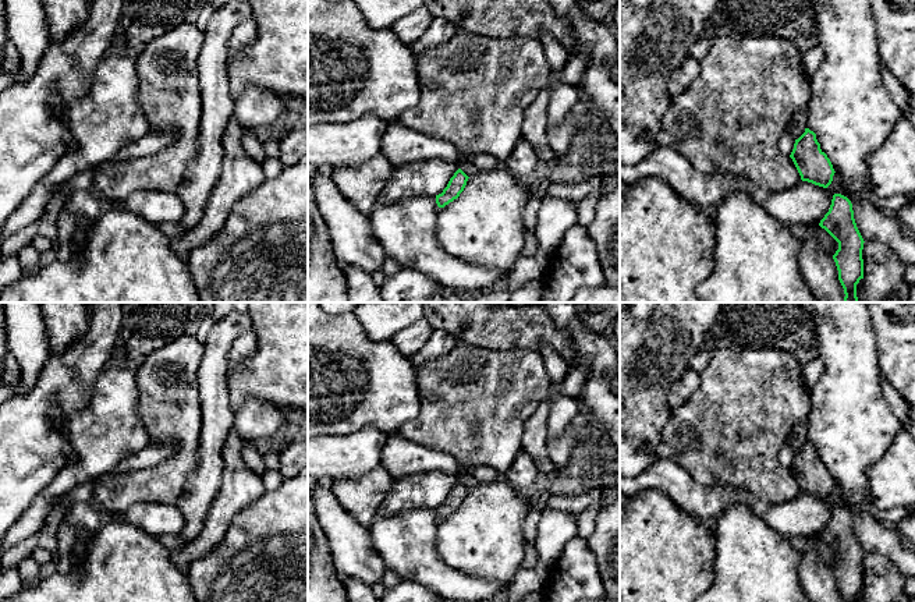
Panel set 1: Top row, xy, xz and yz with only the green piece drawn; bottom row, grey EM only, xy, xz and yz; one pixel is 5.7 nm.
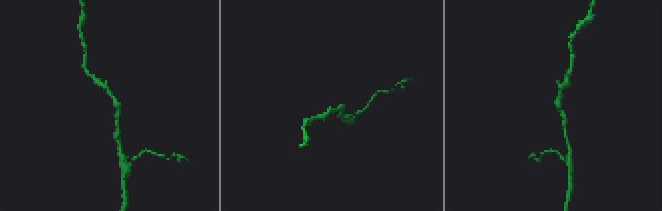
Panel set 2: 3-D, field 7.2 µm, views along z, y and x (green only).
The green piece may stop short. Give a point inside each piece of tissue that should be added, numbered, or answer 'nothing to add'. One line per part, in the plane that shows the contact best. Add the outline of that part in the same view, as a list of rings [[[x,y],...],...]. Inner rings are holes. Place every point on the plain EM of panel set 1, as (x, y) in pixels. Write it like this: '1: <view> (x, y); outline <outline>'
nothing to add

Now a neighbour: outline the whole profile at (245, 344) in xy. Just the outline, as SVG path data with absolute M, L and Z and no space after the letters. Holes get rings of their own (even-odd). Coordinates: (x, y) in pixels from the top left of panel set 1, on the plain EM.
M253 326L245 330L242 334L237 337L233 343L230 353L227 355L227 372L235 372L244 360L251 357L258 346L258 336Z

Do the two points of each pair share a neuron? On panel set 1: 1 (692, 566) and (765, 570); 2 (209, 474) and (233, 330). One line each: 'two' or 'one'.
1: two
2: one

